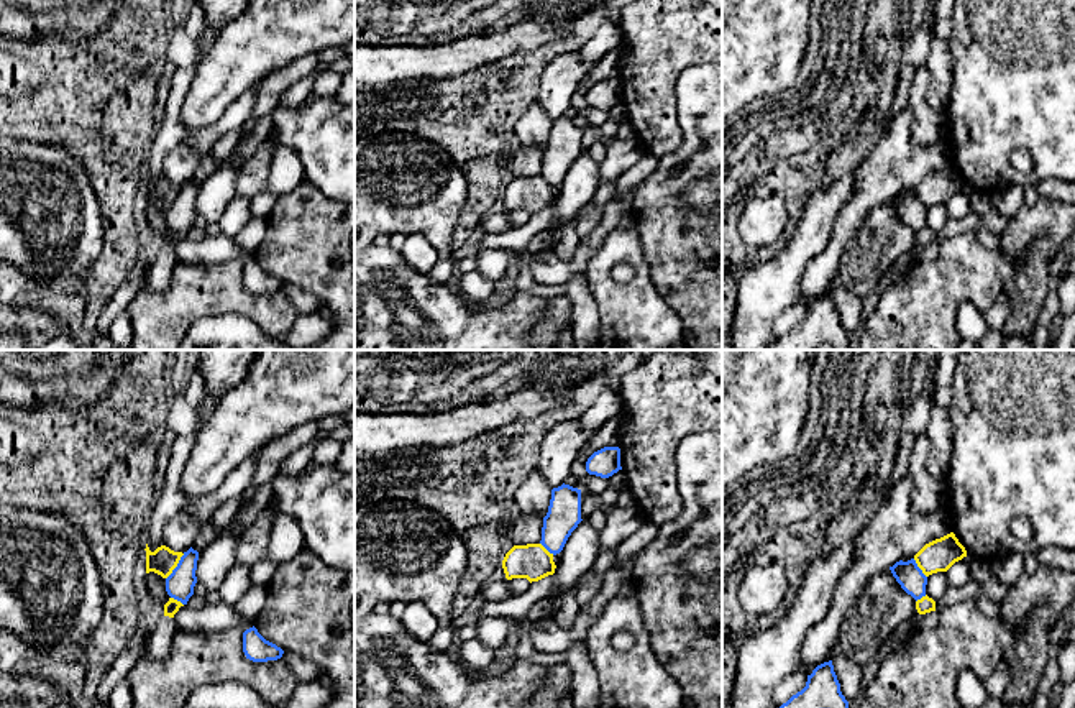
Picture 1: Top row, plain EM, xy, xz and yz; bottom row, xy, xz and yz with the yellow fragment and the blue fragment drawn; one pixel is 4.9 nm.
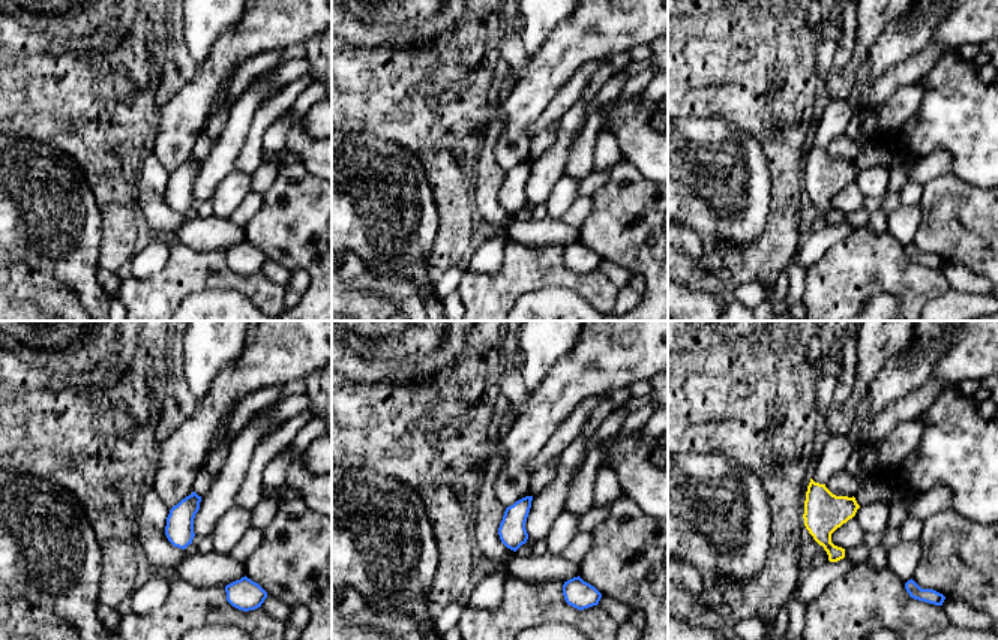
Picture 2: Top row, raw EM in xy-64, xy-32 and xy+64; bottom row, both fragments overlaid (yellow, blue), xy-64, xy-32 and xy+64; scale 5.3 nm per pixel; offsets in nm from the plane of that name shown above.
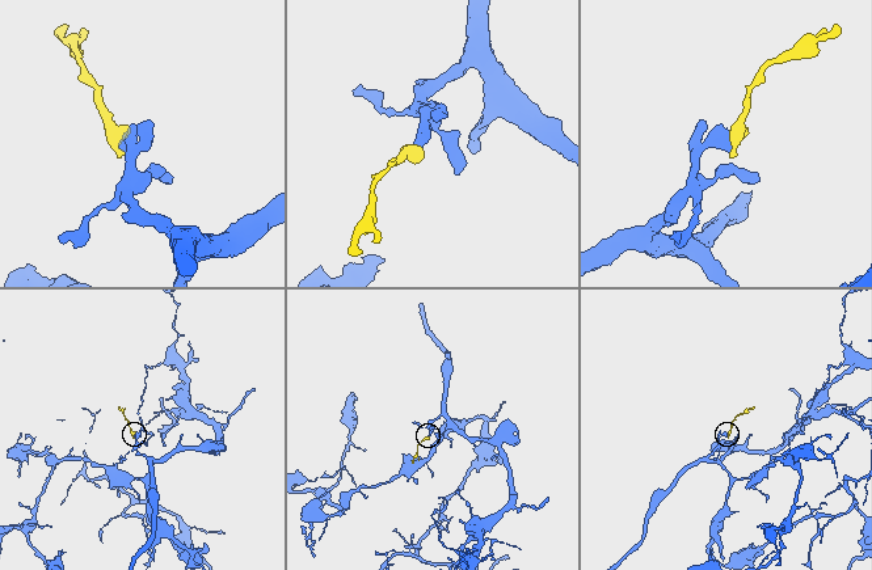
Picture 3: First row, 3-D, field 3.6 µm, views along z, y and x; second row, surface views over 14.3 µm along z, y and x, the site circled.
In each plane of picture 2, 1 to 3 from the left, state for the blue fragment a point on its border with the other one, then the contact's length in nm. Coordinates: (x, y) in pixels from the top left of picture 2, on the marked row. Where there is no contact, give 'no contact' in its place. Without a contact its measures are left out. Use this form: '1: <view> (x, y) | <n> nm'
1: no contact
2: no contact
3: no contact

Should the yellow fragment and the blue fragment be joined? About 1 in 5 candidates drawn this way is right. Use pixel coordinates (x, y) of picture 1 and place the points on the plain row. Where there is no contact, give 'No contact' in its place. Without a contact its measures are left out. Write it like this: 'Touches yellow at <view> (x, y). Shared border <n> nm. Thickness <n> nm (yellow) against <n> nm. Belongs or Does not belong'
Touches yellow at xy (176, 197). Shared border 160 nm. Thickness 140 nm (yellow) against 140 nm. Does not belong

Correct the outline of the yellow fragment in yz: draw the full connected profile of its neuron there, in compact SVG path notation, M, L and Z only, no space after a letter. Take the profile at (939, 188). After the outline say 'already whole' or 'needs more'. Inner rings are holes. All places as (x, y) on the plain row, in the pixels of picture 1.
M954 164L926 176L914 192L926 209L947 204L955 194L967 189L965 179L958 174Z; already whole

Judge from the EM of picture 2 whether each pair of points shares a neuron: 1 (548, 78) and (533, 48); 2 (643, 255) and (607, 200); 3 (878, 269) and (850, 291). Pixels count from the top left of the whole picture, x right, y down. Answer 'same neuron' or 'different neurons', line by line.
1: different neurons
2: same neuron
3: same neuron

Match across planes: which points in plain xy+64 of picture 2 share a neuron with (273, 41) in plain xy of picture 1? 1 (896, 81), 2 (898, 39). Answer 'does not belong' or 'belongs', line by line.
1: belongs
2: does not belong

